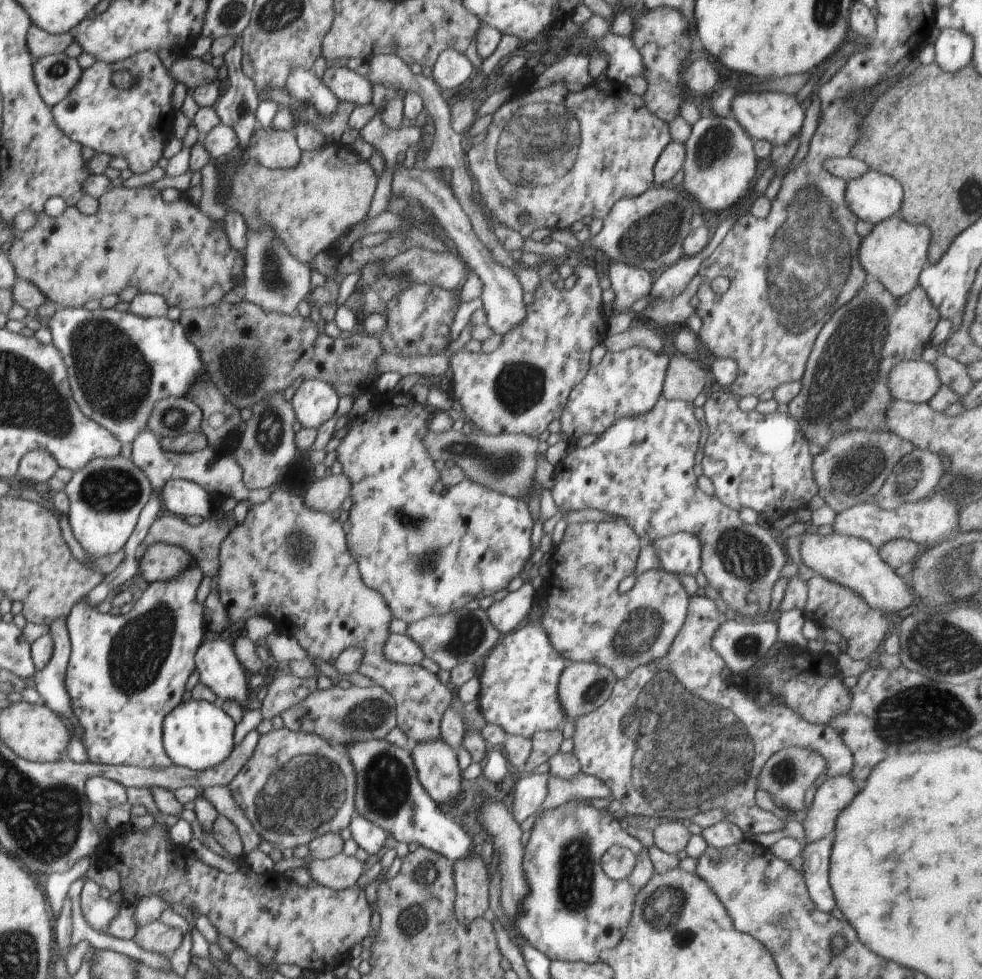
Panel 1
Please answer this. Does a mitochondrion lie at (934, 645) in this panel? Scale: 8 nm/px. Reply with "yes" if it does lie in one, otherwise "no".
yes

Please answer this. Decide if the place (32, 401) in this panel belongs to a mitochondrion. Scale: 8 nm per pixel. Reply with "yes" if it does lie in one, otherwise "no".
yes

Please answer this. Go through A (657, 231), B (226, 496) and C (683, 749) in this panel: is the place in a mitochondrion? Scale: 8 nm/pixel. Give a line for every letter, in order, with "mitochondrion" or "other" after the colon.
A: mitochondrion
B: other
C: mitochondrion

